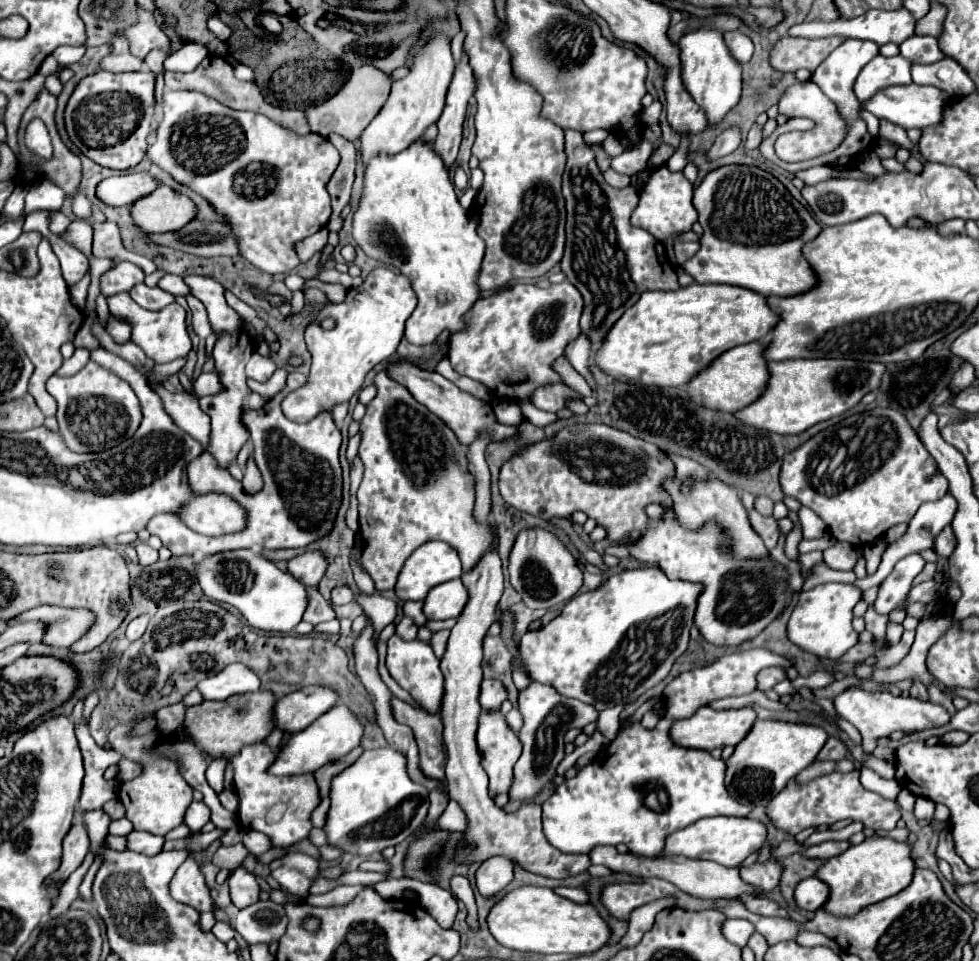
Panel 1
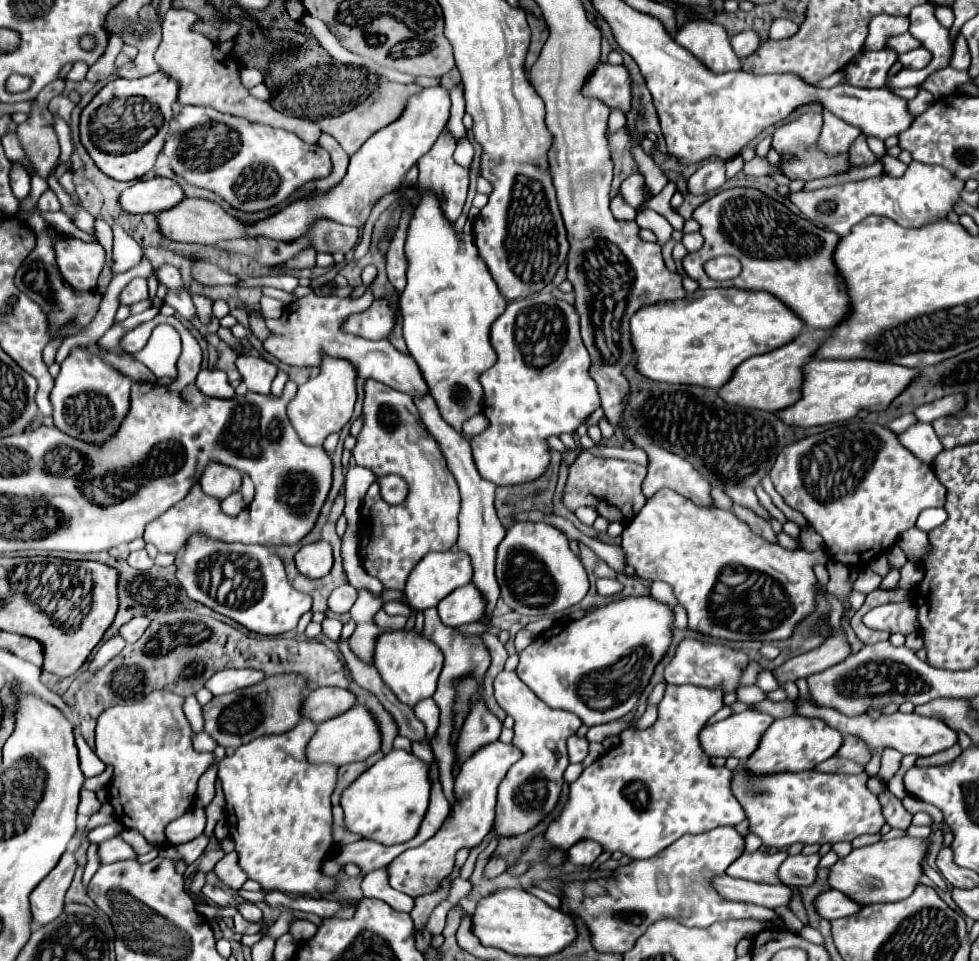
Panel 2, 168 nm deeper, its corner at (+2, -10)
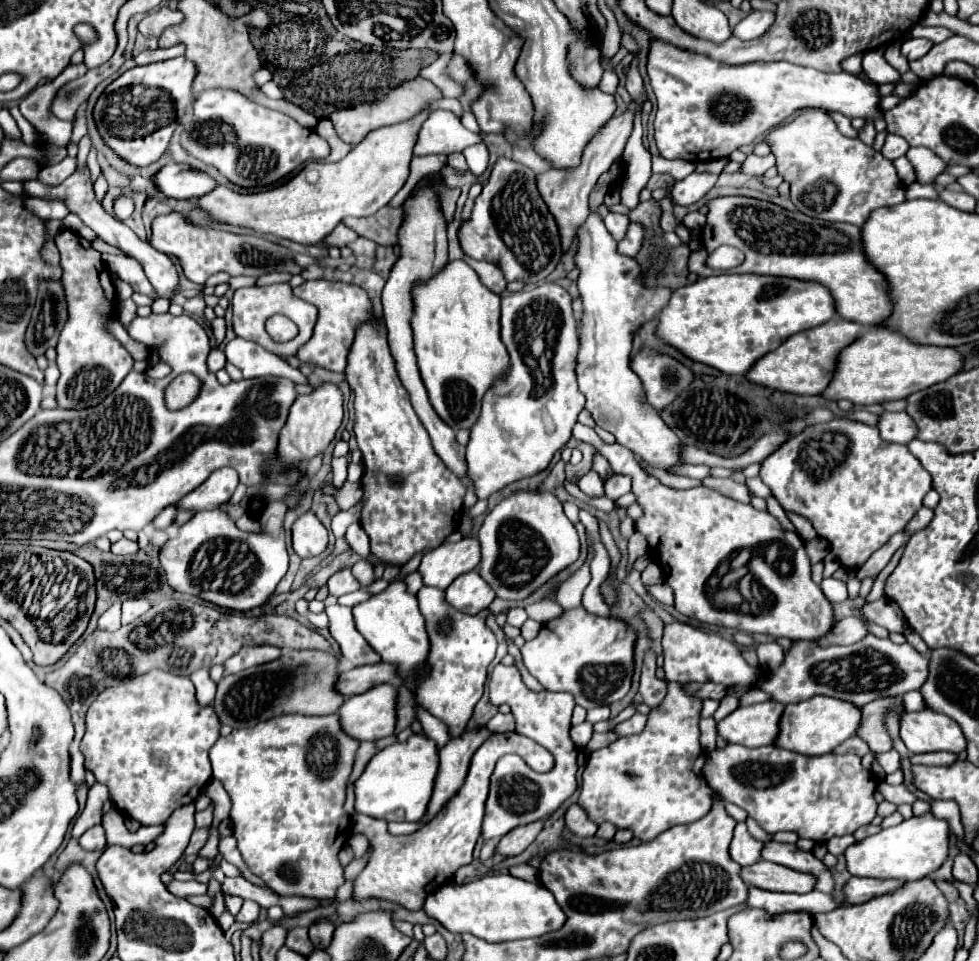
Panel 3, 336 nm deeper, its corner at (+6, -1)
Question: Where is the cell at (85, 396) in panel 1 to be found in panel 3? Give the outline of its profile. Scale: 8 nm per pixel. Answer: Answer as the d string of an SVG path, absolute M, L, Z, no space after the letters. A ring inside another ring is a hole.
M63 229L57 233L55 245L61 253L63 291L67 299L67 323L57 343L57 365L61 371L57 383L57 403L67 409L83 409L99 405L107 393L113 393L125 375L133 369L133 357L107 331L107 319L115 315L117 295L111 273L105 267L101 253L75 231Z

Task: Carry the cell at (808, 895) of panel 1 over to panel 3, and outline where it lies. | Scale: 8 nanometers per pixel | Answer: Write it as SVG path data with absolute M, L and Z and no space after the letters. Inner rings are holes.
M851 877L849 883L845 885L845 903L849 905L865 903L889 891L897 891L897 887L903 887L903 885L905 883L893 883L891 879Z

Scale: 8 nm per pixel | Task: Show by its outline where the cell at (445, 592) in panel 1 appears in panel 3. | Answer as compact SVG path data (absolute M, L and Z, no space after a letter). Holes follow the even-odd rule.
M469 571L469 575L461 575L455 579L445 595L455 609L471 615L487 609L495 599L493 589L485 583L485 579L481 579L477 571Z

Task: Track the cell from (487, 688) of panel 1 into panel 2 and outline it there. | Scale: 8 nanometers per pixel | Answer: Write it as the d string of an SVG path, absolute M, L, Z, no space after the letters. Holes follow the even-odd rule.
M481 698L481 704L473 704L461 730L457 742L459 760L465 762L481 746L495 742L499 738L499 732L501 732L501 720L487 708L485 700Z

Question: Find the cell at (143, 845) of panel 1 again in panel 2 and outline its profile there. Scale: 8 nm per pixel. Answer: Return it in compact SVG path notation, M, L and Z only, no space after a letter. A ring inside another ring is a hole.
M119 836L115 840L101 842L99 856L101 856L103 864L113 864L113 862L121 862L121 860L137 860L137 852Z

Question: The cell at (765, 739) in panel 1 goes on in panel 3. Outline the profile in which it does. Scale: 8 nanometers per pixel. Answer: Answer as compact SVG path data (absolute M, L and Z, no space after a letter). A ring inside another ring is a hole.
M811 697L807 701L787 705L781 717L781 733L777 737L777 747L797 751L801 755L825 755L831 753L845 739L855 735L861 723L861 707L837 697Z

